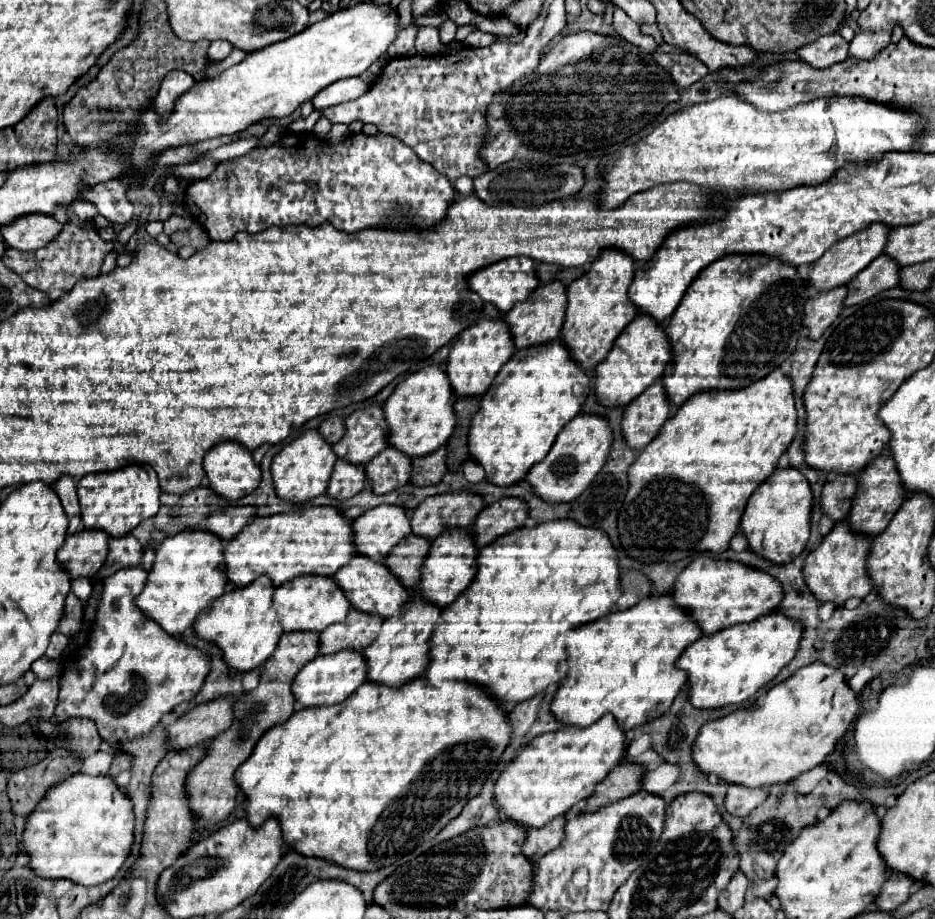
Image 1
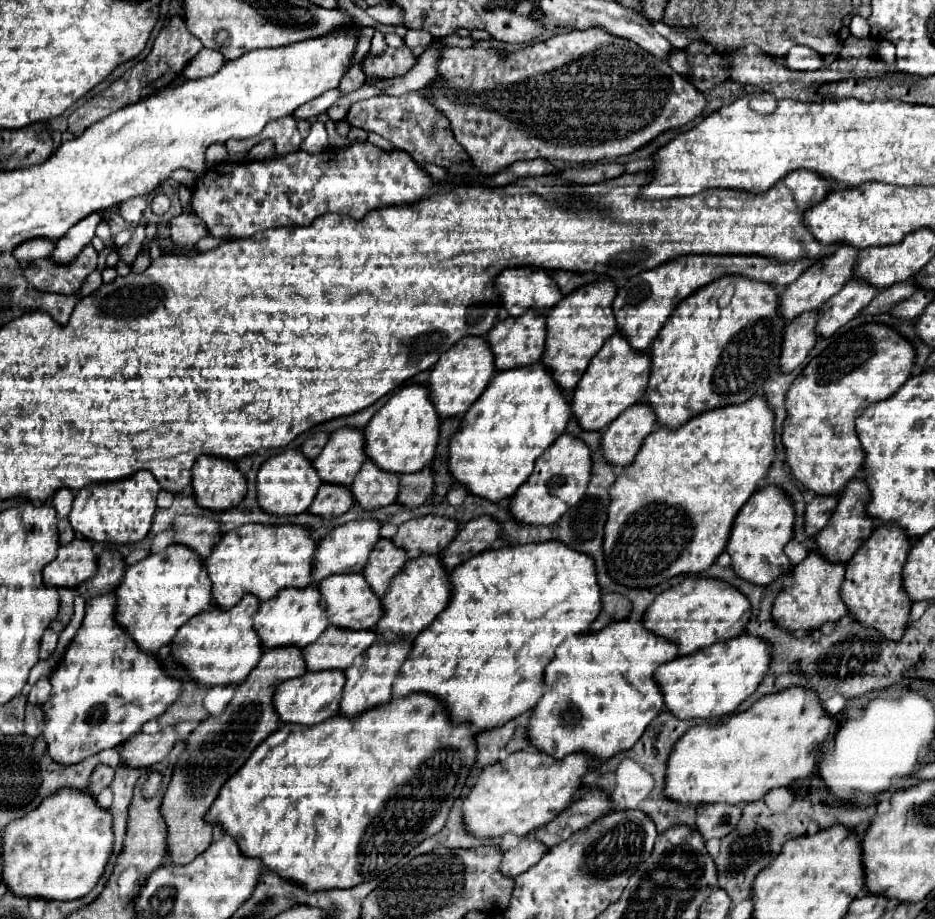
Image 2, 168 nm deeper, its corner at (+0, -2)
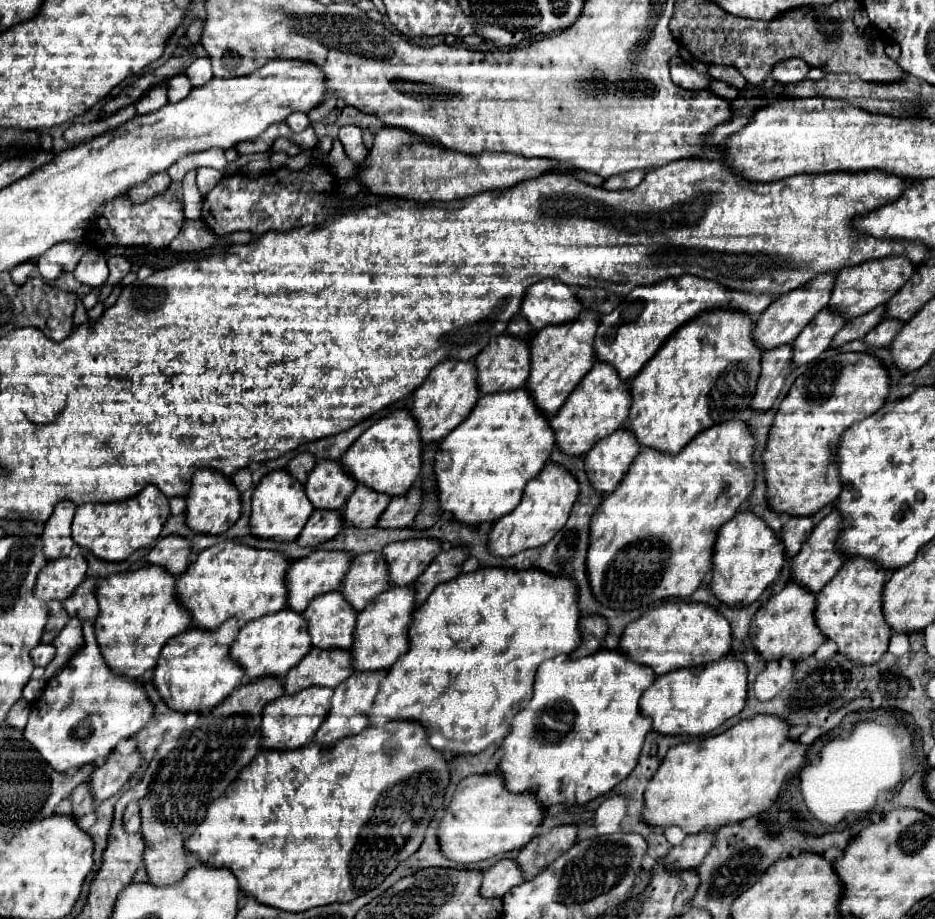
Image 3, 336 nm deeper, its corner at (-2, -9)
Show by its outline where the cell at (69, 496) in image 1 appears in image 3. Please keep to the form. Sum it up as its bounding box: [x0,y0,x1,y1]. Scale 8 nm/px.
[41,501,75,561]

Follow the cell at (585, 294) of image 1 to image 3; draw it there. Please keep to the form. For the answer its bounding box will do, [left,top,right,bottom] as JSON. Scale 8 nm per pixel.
[527,311,597,419]

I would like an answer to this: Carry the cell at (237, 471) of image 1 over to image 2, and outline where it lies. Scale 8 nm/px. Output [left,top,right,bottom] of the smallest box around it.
[193,454,247,510]

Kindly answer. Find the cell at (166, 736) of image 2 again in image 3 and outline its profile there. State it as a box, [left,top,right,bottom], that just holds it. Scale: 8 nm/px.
[87,751,141,805]

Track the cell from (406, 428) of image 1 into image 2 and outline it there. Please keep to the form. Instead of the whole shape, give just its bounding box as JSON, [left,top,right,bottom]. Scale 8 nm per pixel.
[365,384,439,474]

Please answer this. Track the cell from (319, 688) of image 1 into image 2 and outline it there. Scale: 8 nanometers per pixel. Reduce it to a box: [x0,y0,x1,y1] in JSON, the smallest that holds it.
[275,670,345,724]

